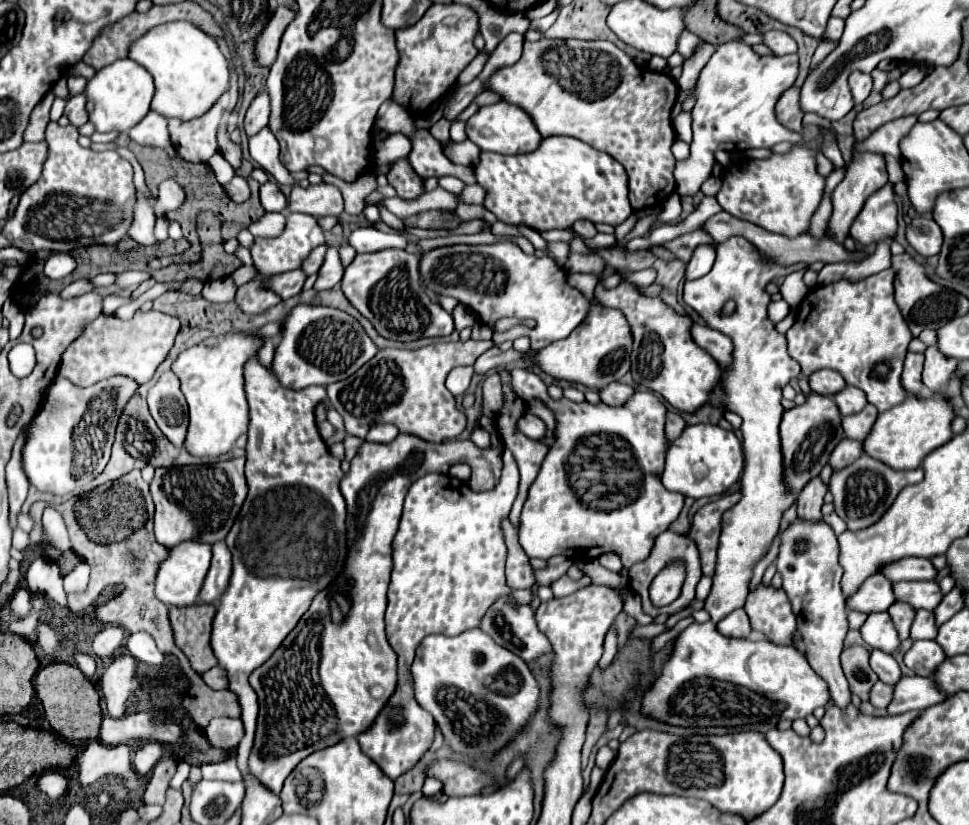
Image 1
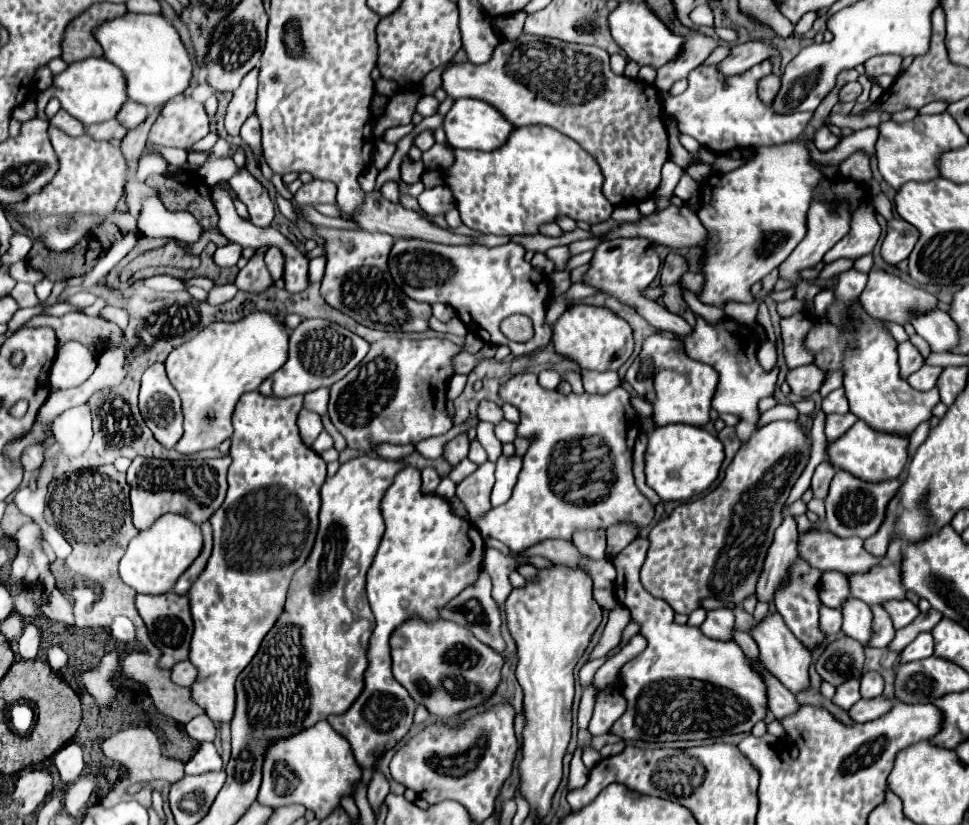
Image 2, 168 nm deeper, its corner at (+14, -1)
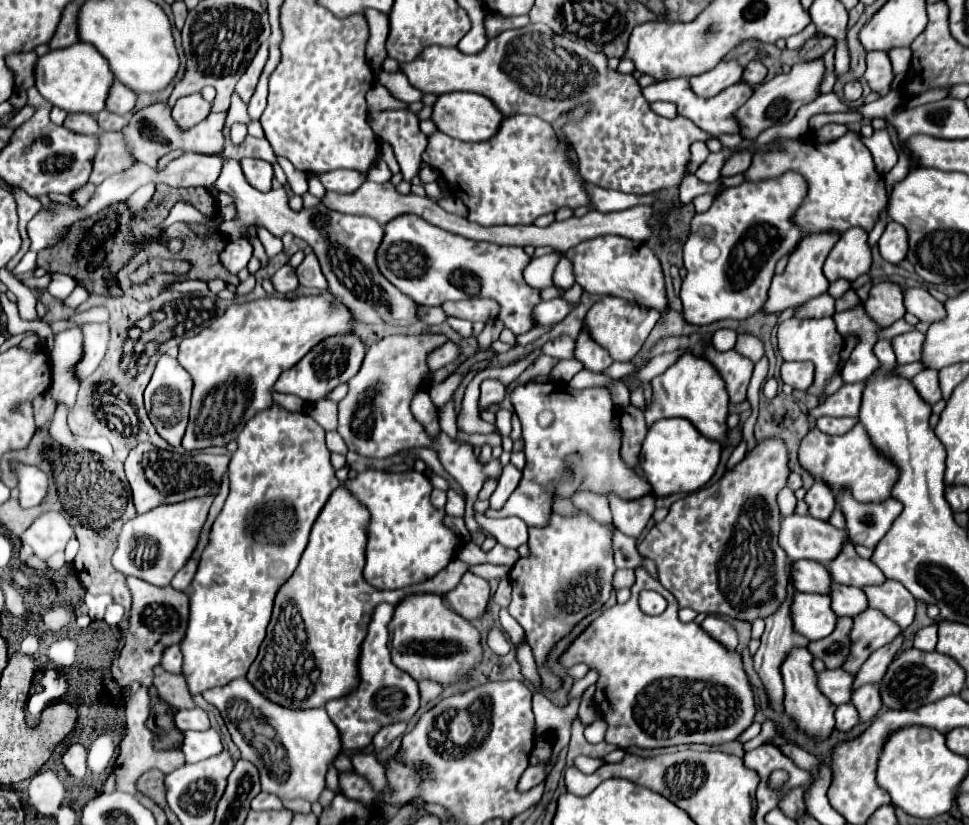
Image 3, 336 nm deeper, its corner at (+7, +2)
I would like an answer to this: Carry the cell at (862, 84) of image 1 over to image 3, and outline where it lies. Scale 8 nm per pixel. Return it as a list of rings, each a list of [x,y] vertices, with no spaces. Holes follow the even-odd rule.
[[[847,82],[845,88],[843,88],[843,94],[845,94],[845,100],[849,102],[855,102],[861,98],[863,94],[863,88],[861,88],[861,82]]]

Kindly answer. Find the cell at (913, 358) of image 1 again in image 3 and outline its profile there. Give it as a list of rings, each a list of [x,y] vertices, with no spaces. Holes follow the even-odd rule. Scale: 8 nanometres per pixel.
[[[913,330],[913,332],[905,332],[899,334],[891,340],[891,346],[895,350],[897,356],[897,364],[909,364],[909,362],[917,362],[921,358],[921,346],[923,346],[923,334]]]

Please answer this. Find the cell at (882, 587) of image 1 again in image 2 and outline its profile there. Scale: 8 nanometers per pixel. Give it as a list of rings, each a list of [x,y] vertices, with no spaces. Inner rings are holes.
[[[826,571],[820,583],[820,599],[826,607],[840,609],[844,599],[850,597],[848,575],[840,575],[840,571]]]

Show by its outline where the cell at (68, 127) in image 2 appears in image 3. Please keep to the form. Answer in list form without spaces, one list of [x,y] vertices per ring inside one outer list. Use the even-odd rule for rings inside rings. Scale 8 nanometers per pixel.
[[[69,114],[65,120],[65,126],[79,134],[97,134],[99,132],[97,120],[91,114]]]

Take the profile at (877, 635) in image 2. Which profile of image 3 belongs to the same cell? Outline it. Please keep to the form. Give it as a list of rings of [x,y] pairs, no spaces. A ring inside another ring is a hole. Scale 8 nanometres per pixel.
[[[867,608],[867,612],[861,612],[861,616],[855,616],[853,620],[853,628],[849,632],[851,652],[841,668],[849,674],[857,674],[869,654],[889,644],[899,632],[901,628],[893,620],[883,616],[883,612]]]

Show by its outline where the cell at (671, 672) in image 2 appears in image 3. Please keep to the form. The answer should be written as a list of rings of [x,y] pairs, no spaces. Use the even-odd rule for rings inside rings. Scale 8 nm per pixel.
[[[637,568],[635,570],[637,574],[637,580],[631,588],[631,598],[625,602],[625,604],[615,604],[607,610],[603,610],[571,644],[569,648],[563,652],[563,656],[559,658],[559,662],[565,666],[565,668],[571,668],[575,664],[587,664],[589,670],[597,670],[599,678],[595,682],[595,694],[593,694],[593,702],[595,706],[599,708],[599,712],[603,714],[603,718],[607,720],[609,728],[607,728],[607,736],[605,736],[605,742],[617,746],[617,748],[629,748],[629,746],[639,746],[639,748],[667,748],[667,746],[677,746],[677,744],[707,744],[707,746],[715,746],[715,744],[723,744],[723,742],[731,742],[735,740],[747,726],[751,726],[753,722],[753,716],[755,716],[755,698],[753,698],[753,692],[751,692],[751,686],[749,686],[749,680],[747,680],[747,674],[743,670],[743,662],[739,658],[737,652],[729,652],[725,650],[719,642],[715,642],[711,636],[707,636],[701,626],[697,626],[695,622],[693,624],[683,624],[679,622],[677,618],[677,600],[671,592],[667,592],[655,578],[651,578],[647,574],[645,568]],[[641,590],[655,590],[659,592],[665,600],[667,600],[667,612],[659,614],[659,616],[647,616],[641,612],[639,604],[637,604],[637,598],[639,598],[639,592]]]

